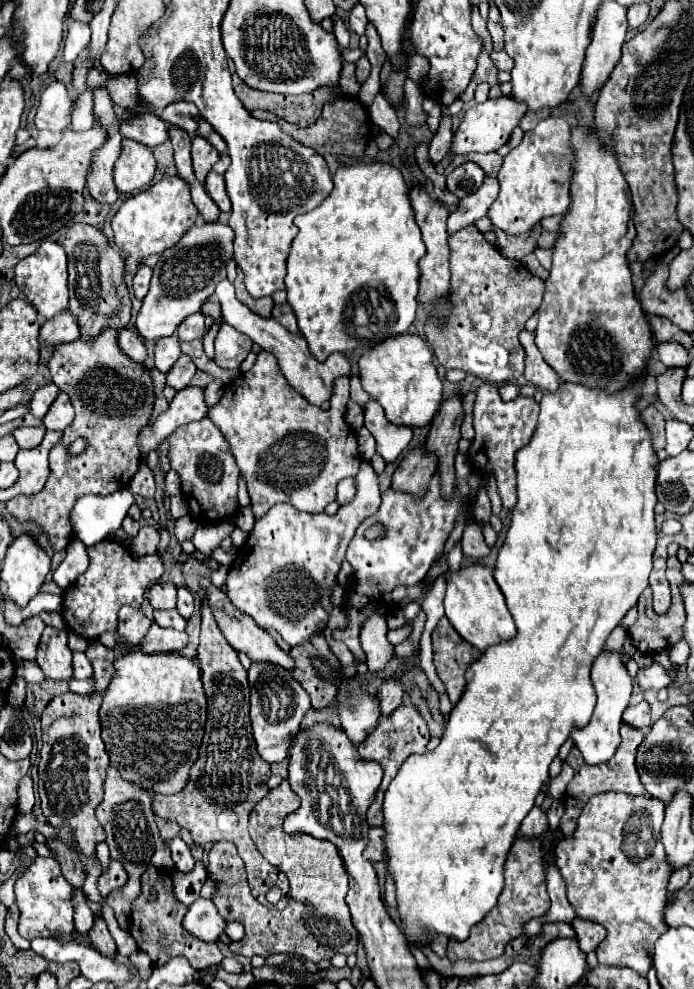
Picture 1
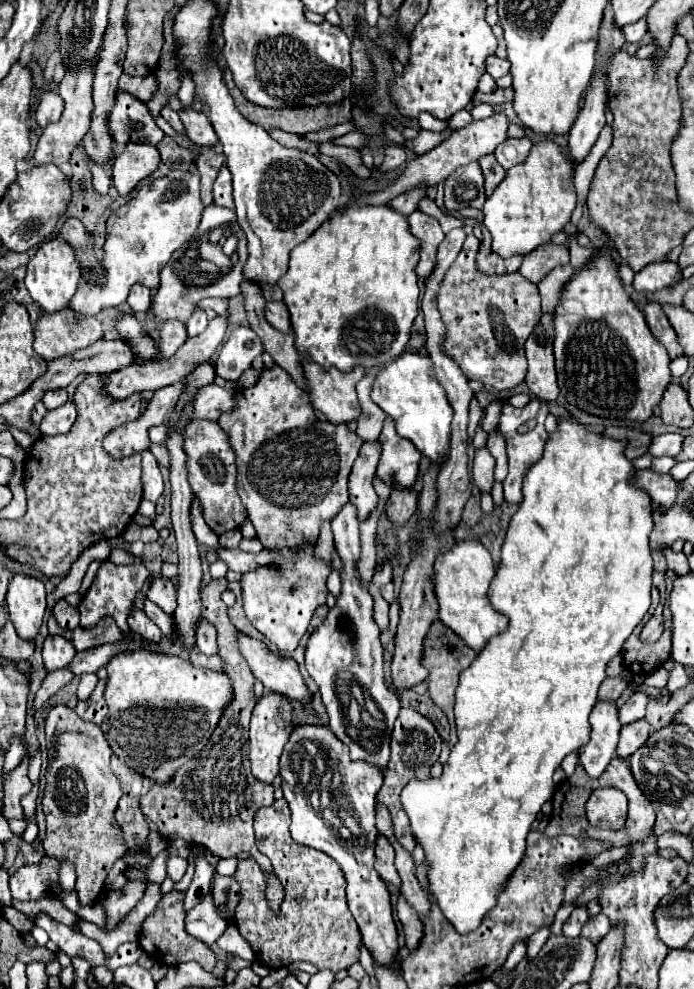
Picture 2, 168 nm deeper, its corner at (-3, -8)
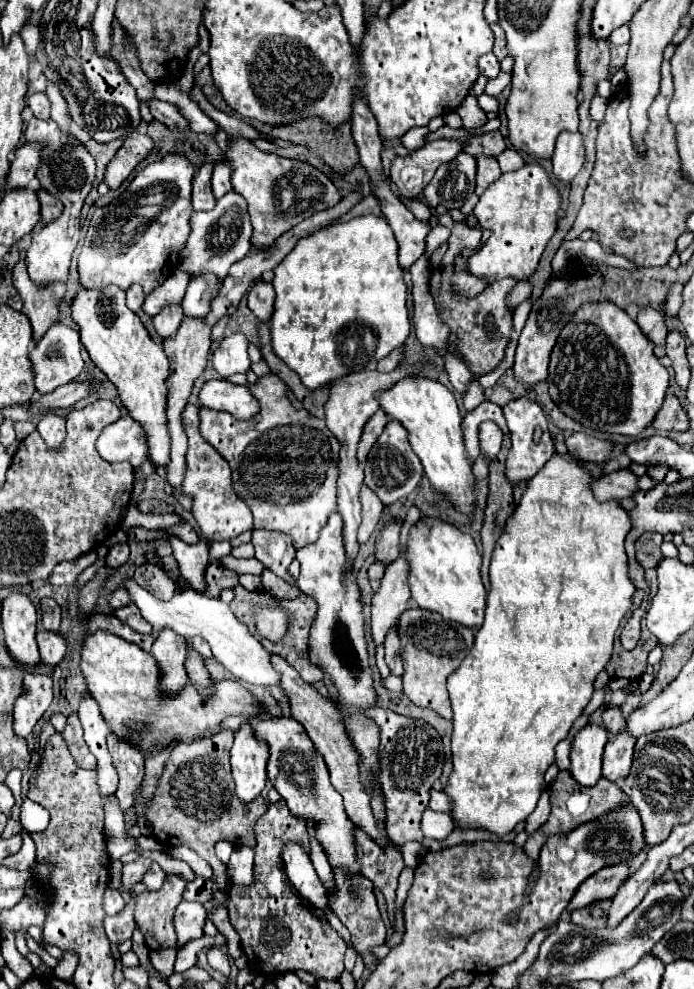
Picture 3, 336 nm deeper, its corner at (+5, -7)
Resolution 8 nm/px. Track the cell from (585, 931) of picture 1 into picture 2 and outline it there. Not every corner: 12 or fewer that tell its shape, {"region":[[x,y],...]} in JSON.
{"region":[[606,914],[590,916],[582,926],[584,938],[598,944],[610,932]]}

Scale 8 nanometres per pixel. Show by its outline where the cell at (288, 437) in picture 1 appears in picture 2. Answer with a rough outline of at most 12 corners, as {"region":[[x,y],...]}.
{"region":[[280,366],[218,418],[266,548],[314,546],[362,438]]}

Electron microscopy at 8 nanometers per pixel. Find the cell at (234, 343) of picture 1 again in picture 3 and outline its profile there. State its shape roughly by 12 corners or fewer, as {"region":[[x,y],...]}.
{"region":[[232,333],[218,343],[212,365],[224,379],[246,373],[250,341]]}

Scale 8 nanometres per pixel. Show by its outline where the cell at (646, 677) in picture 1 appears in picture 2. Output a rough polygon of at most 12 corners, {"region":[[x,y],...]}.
{"region":[[632,694],[618,708],[620,724],[644,718],[650,696]]}

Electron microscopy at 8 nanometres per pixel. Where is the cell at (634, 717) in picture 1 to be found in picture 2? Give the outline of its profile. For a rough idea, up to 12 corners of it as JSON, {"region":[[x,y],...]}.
{"region":[[646,720],[624,726],[616,756],[628,760],[650,736]]}

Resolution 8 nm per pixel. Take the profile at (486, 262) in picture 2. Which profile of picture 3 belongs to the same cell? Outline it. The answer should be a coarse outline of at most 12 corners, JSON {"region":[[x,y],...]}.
{"region":[[456,269],[454,287],[466,297],[482,293],[488,283],[468,269]]}

